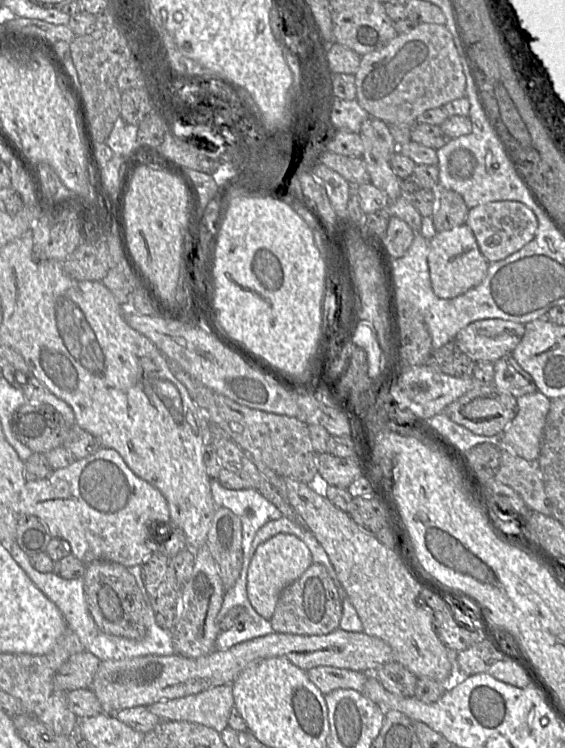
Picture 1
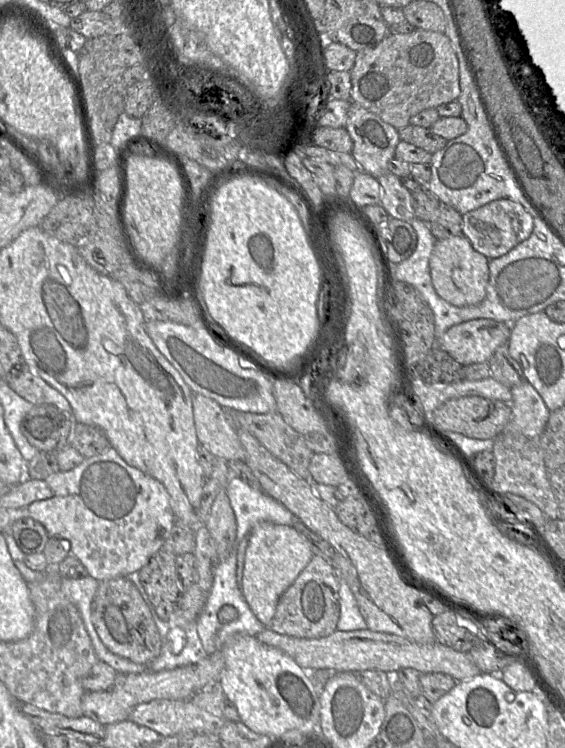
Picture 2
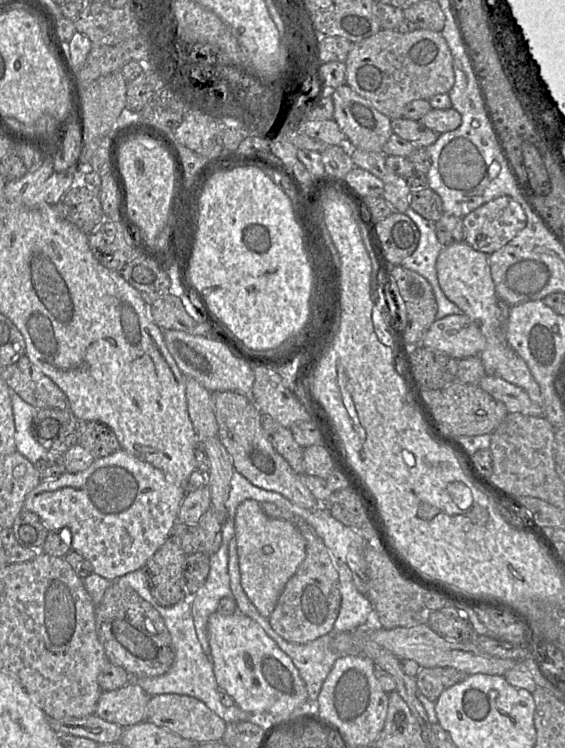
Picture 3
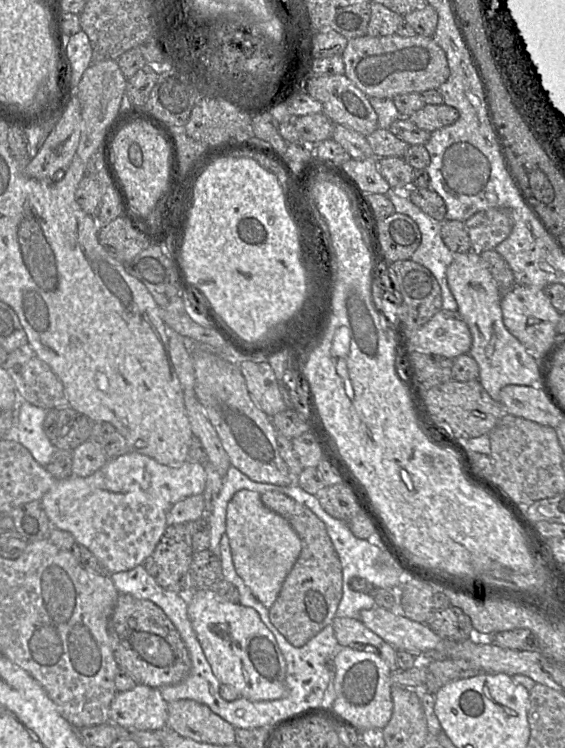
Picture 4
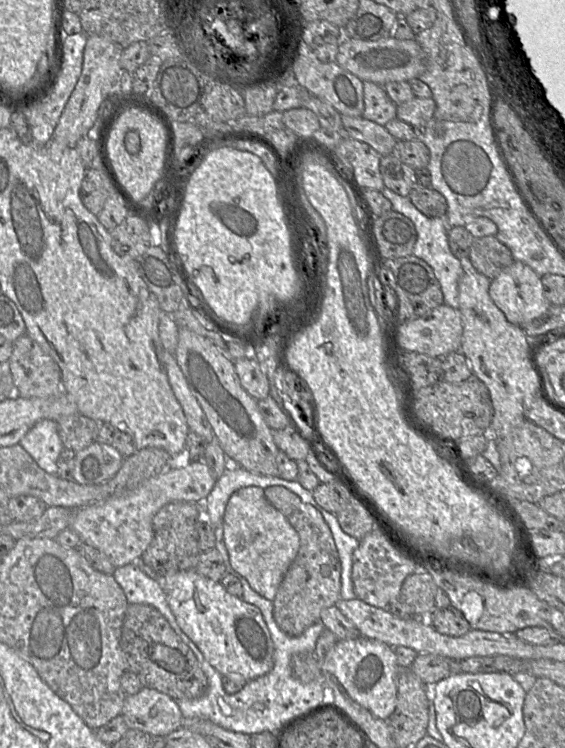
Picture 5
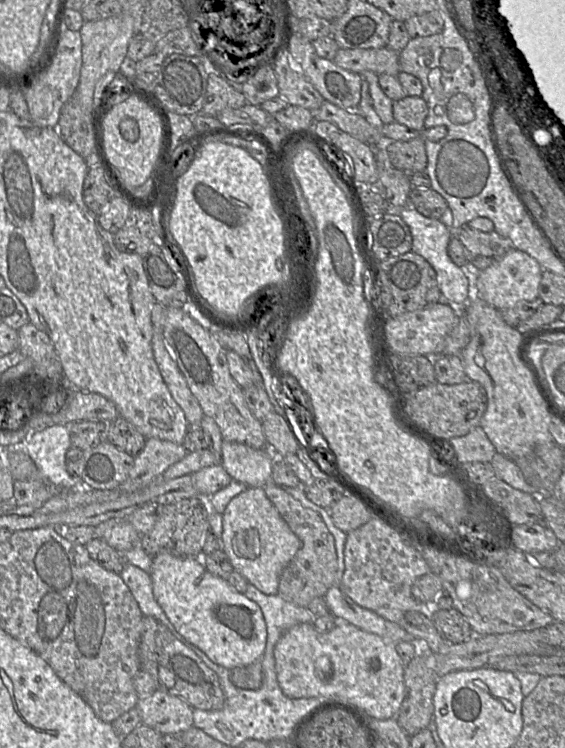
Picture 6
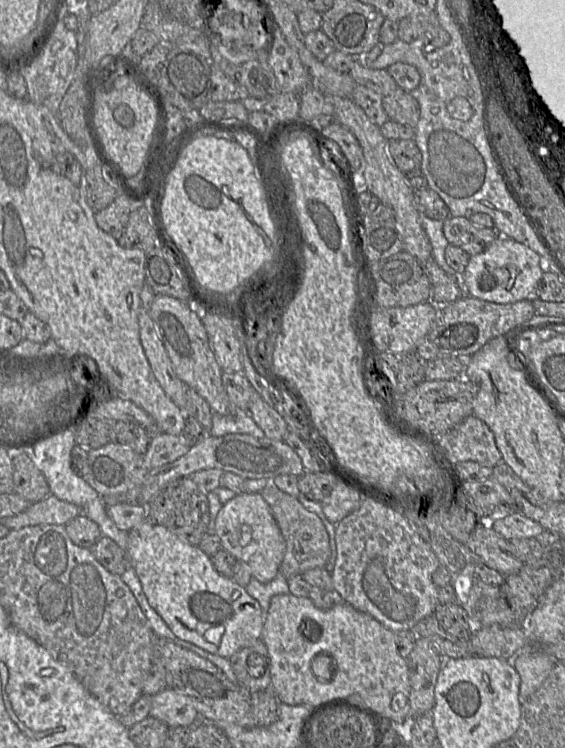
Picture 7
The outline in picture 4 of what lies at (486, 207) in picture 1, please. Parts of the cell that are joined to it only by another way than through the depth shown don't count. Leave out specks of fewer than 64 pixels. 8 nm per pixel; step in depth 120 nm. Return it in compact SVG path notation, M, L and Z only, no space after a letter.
M489 208L475 213L464 224L472 250L481 253L494 249L509 236L513 219L508 210Z

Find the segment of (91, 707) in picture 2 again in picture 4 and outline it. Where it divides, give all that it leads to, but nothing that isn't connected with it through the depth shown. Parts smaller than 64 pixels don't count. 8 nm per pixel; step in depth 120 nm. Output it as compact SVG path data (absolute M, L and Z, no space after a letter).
M136 684L132 689L118 692L110 704L109 721L127 729L160 730L167 727L168 702L159 688Z

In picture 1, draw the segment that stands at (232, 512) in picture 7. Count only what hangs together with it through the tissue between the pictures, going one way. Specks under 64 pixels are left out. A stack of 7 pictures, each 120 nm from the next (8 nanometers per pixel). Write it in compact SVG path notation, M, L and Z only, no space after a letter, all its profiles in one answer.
M279 533L260 544L252 559L247 574L247 596L254 610L270 620L281 591L297 580L313 563L307 545L297 536Z

